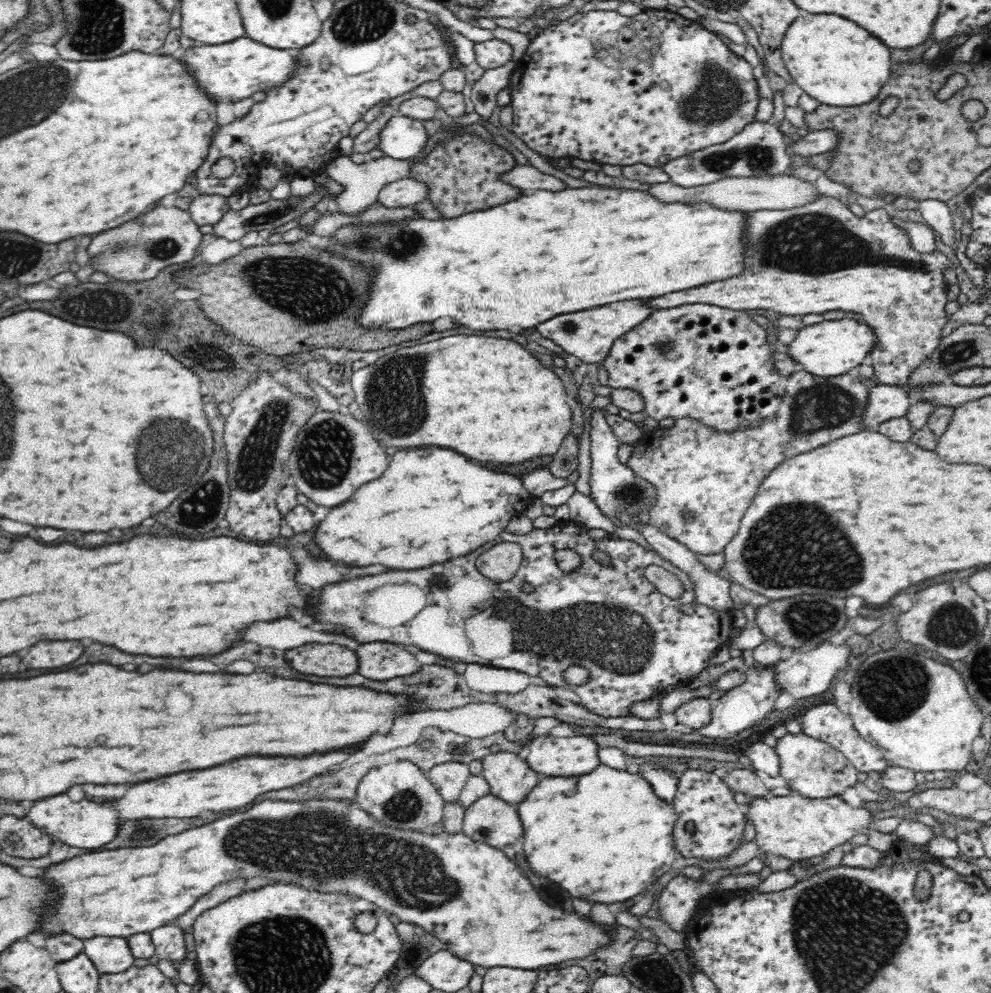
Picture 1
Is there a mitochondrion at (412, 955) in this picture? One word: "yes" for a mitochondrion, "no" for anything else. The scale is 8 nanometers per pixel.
no

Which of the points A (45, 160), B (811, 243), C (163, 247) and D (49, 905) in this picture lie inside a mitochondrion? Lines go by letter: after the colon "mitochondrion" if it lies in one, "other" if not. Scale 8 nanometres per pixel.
A: other
B: mitochondrion
C: mitochondrion
D: other

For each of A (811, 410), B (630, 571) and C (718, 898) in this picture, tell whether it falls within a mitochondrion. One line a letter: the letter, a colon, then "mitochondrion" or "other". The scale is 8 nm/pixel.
A: mitochondrion
B: other
C: other

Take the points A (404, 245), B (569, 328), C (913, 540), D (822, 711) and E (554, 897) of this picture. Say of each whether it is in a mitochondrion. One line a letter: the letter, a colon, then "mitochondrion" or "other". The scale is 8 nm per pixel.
A: mitochondrion
B: mitochondrion
C: other
D: other
E: mitochondrion

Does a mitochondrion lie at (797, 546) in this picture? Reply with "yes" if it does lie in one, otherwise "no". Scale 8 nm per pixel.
yes

